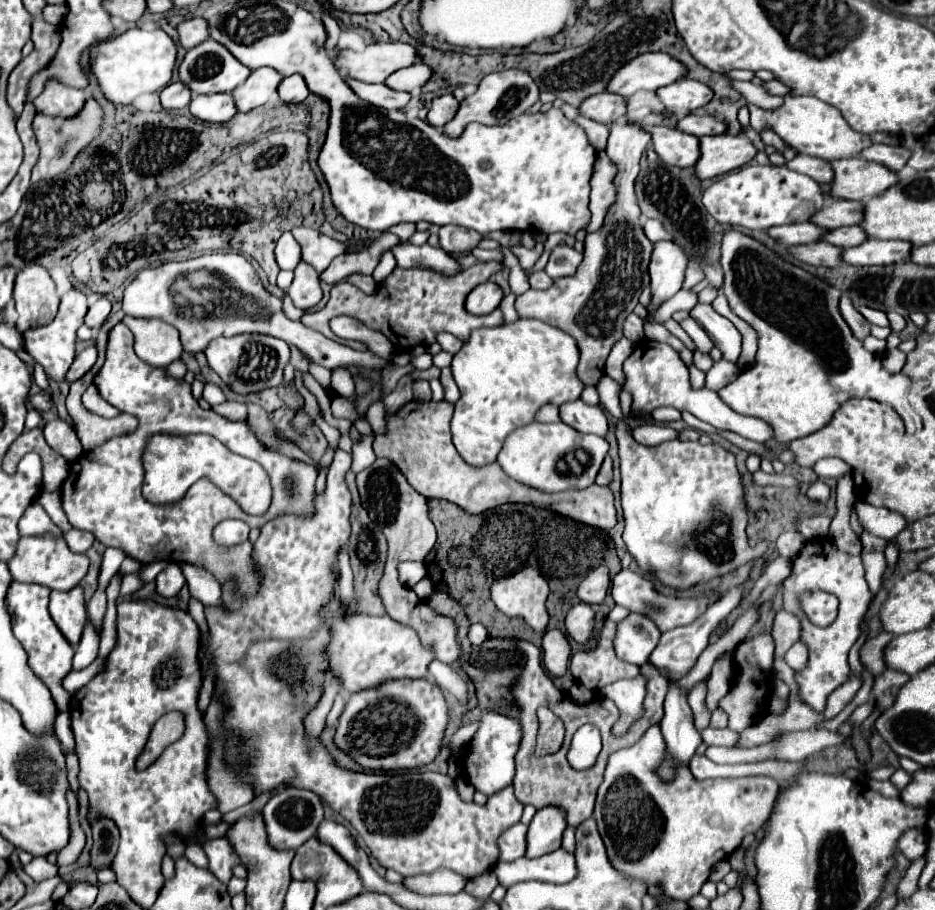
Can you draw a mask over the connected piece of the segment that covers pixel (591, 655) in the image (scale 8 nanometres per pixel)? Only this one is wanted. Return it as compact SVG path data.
M606 620L604 628L600 630L600 644L590 652L576 652L572 656L570 670L574 680L586 684L586 688L596 688L600 684L612 684L620 678L634 678L638 676L640 668L624 662L614 652L614 634L616 622Z

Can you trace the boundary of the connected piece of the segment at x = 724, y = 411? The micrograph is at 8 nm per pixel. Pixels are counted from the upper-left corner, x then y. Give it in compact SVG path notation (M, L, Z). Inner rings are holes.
M654 340L638 342L634 346L632 354L626 358L622 370L624 370L624 376L626 376L624 390L632 394L632 410L630 412L634 416L650 418L654 408L672 406L672 408L678 408L678 410L688 410L690 414L712 424L714 428L732 430L732 432L748 438L748 440L754 440L754 442L770 442L772 440L772 428L766 420L734 412L728 404L722 402L722 398L716 392L712 392L708 388L694 390L692 384L690 384L690 378L688 378L686 364L682 362L678 352L670 344L662 344L662 342L654 342Z

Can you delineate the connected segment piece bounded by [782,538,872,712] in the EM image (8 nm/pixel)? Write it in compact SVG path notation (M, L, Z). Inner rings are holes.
M828 538L809 540L794 558L790 576L784 580L782 590L784 590L784 608L802 620L800 640L810 650L810 660L808 660L806 670L796 674L796 682L800 686L800 698L806 704L810 704L816 712L824 712L828 694L834 692L840 684L844 684L850 674L848 652L860 636L860 620L866 614L868 604L870 604L870 596L872 596L870 588L866 584L866 578L864 578L862 558L839 551ZM819 547L824 547L820 554ZM810 590L830 592L840 600L838 618L826 628L812 626L810 620L804 618L804 614L802 614L798 598Z

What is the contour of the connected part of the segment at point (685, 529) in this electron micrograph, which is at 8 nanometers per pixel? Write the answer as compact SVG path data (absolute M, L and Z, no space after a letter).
M624 420L616 424L622 472L622 510L626 518L624 542L644 572L658 574L668 586L684 590L692 584L728 574L740 564L760 558L766 550L752 550L746 538L748 512L742 480L736 468L734 454L718 444L702 446L700 442L668 440L658 446L642 446L630 442L630 428Z

